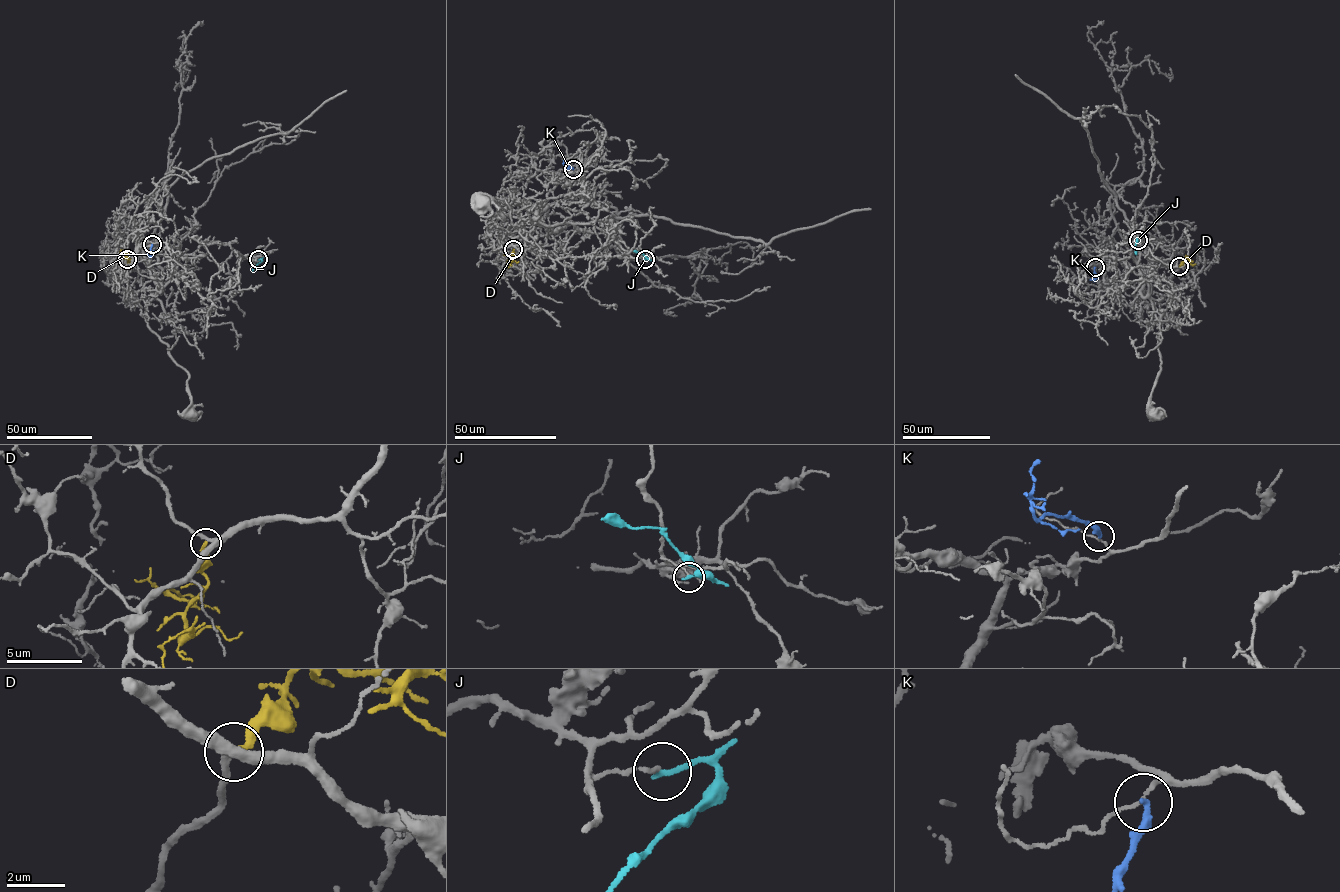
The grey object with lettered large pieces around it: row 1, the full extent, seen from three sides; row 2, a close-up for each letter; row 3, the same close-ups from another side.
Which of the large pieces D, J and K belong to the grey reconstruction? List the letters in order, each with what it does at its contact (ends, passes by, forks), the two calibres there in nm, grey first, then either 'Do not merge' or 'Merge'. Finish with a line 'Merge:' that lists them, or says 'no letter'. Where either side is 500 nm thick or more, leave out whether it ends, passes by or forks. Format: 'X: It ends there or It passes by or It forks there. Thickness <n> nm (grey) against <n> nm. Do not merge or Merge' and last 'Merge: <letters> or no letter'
D: It ends there. Thickness 280 nm (grey) against 240 nm. Do not merge
J: It ends there. Thickness 120 nm (grey) against 200 nm. Do not merge
K: It ends there. Thickness 110 nm (grey) against 280 nm. Do not merge
Merge: no letter

